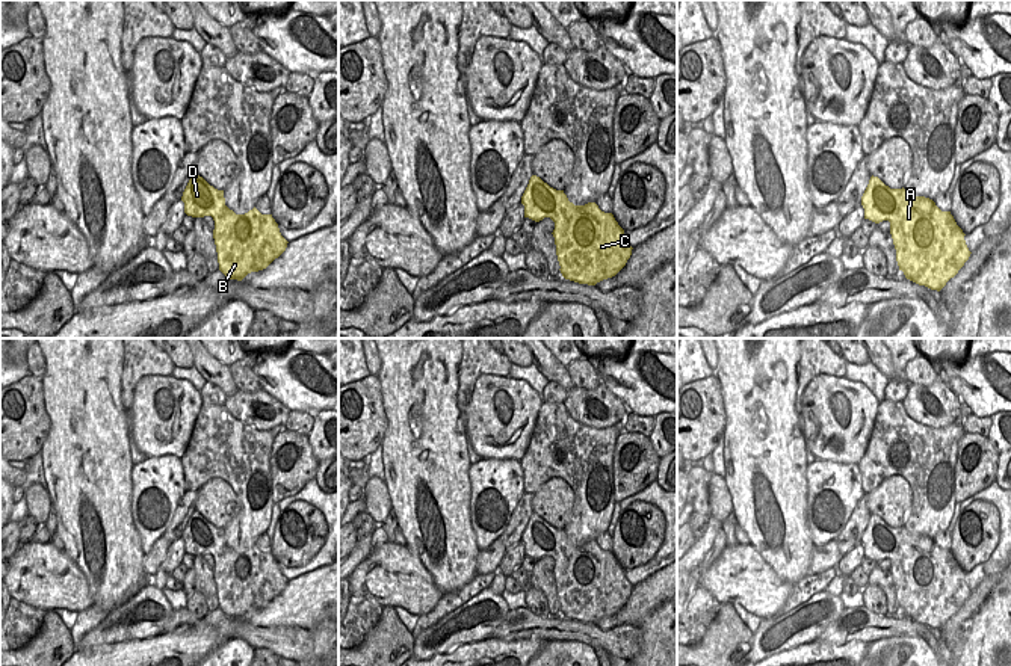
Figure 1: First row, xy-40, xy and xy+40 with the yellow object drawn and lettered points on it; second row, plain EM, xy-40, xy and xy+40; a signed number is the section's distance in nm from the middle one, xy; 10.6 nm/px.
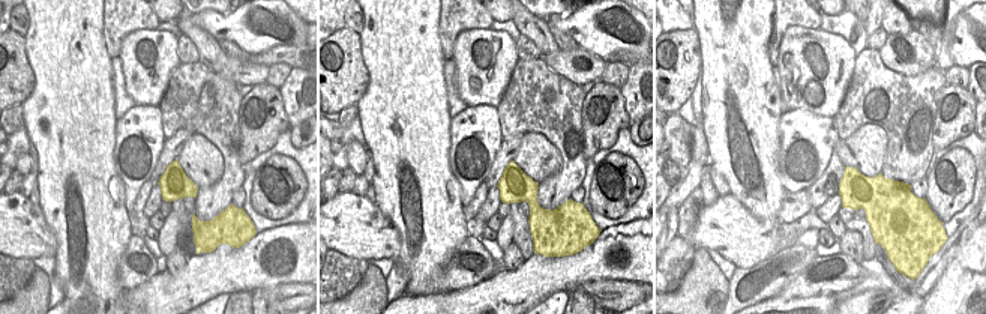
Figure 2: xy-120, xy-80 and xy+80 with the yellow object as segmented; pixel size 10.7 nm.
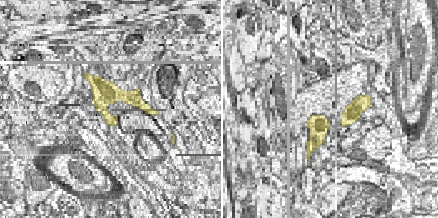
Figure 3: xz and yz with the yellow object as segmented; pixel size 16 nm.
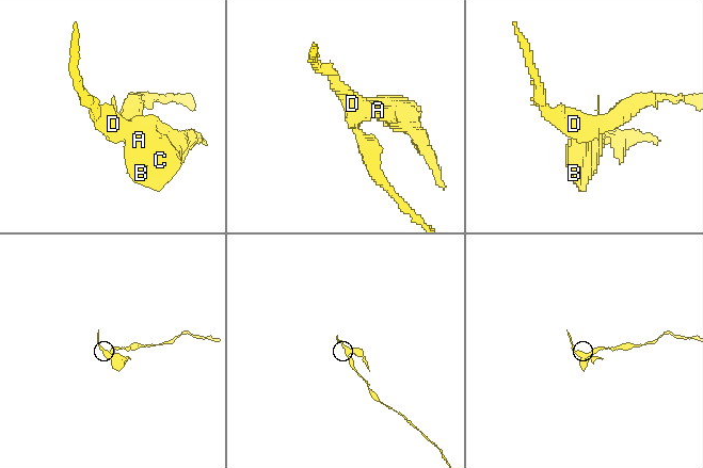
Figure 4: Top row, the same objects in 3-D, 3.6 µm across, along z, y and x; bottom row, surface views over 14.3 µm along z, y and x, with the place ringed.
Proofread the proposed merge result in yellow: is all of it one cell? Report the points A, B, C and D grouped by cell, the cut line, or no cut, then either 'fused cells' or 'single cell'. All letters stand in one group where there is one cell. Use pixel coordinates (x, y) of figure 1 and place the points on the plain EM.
A B C / D; cut in xy along (565, 535), (541, 547); fused cells

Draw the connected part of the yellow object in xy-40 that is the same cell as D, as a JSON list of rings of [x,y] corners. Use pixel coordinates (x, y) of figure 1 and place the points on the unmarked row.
[[[196,510],[189,518],[181,535],[184,551],[192,556],[219,554],[224,538],[224,529],[215,527]]]

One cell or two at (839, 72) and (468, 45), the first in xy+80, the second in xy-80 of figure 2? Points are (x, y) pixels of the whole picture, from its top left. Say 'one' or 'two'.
one

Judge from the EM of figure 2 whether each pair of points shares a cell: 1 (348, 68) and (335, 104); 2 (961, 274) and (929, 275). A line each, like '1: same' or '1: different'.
1: same
2: different

